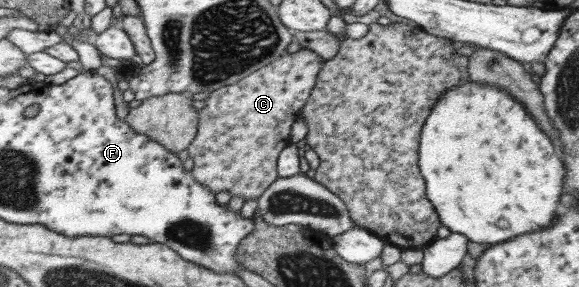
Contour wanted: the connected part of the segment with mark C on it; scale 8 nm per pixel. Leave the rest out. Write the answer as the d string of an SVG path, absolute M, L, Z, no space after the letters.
M300 48L294 53L285 53L232 85L208 92L208 96L203 100L204 107L197 111L196 137L186 148L187 157L192 159L190 174L194 181L213 193L228 191L231 197L240 195L243 201L257 199L268 185L277 179L278 154L290 143L291 126L308 100L323 61L317 53Z

